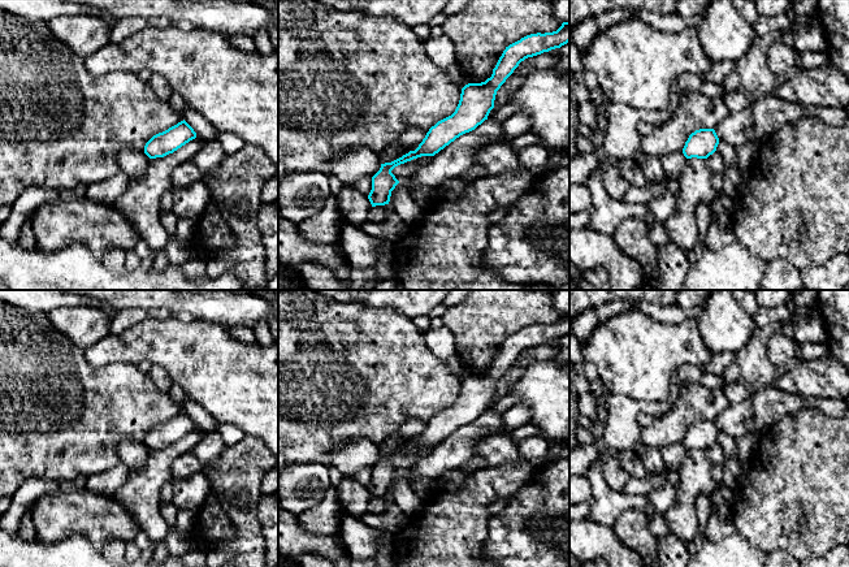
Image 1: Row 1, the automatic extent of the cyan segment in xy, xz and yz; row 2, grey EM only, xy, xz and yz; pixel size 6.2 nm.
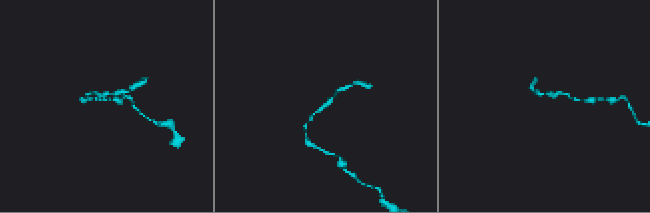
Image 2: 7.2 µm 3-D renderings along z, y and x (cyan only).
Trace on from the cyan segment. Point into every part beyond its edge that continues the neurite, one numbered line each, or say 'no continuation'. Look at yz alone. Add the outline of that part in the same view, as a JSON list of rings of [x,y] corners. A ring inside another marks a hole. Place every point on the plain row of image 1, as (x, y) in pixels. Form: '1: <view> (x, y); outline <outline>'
no continuation

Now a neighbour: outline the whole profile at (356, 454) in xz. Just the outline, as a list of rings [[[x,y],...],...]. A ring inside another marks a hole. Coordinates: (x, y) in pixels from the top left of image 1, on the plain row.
[[[355,438],[330,450],[322,460],[345,476],[355,476],[363,468],[373,468],[380,456],[378,446],[369,440]]]

